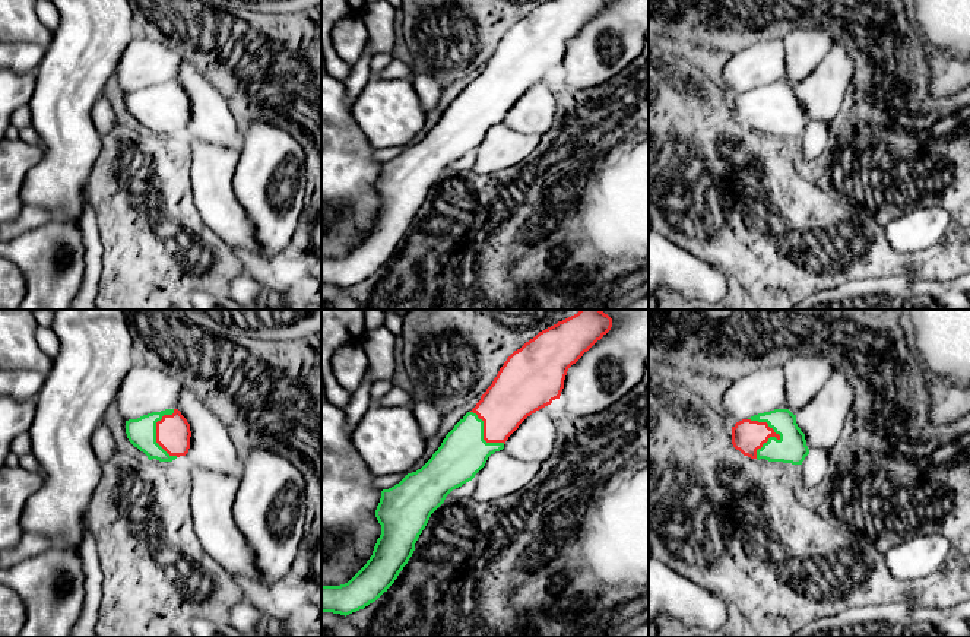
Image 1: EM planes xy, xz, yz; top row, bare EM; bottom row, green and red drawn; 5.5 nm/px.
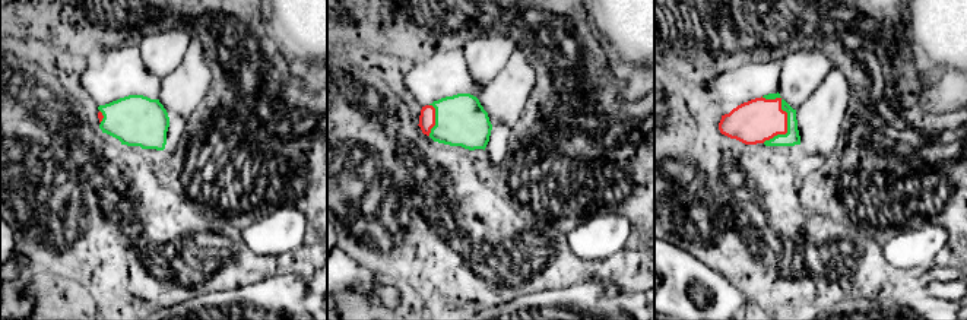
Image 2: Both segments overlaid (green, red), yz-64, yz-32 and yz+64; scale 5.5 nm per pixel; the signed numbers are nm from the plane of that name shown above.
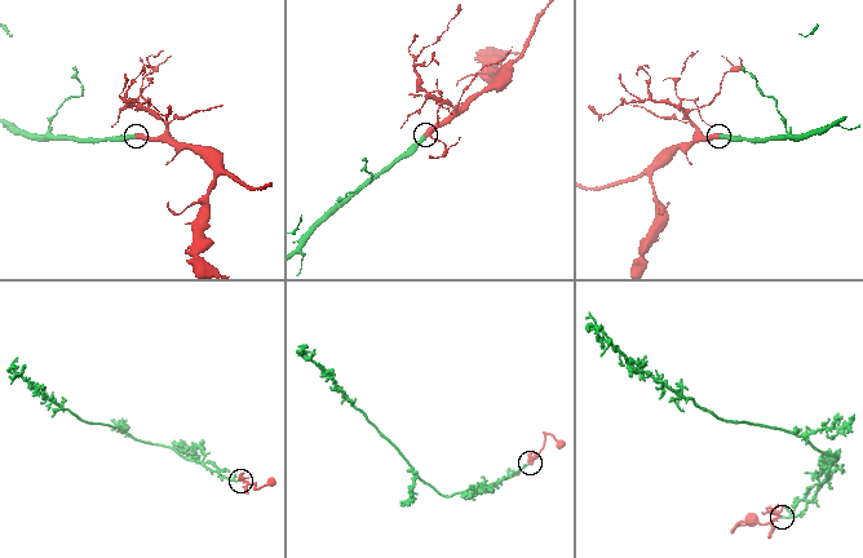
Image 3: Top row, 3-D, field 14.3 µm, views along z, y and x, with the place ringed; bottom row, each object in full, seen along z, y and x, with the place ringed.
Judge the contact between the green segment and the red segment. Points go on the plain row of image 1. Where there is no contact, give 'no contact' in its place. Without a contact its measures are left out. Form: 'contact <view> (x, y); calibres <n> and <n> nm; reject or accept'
contact yz (774, 104); calibres 160 and 180 nm; accept

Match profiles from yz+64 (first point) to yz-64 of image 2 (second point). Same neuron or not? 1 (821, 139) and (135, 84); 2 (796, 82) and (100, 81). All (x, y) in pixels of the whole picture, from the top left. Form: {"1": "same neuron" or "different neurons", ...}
{"1": "different neurons", "2": "different neurons"}

